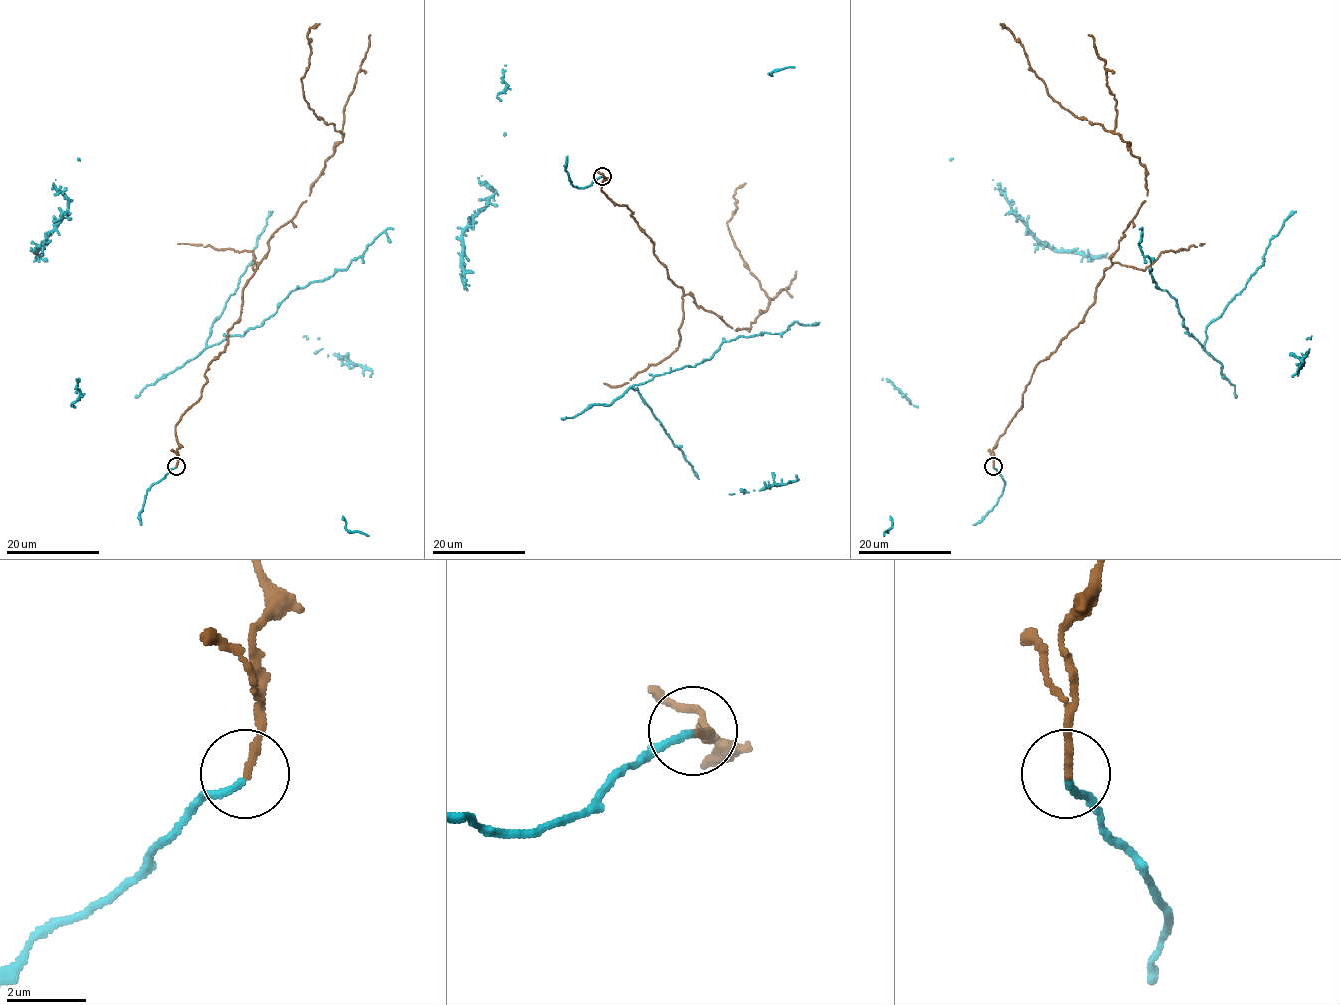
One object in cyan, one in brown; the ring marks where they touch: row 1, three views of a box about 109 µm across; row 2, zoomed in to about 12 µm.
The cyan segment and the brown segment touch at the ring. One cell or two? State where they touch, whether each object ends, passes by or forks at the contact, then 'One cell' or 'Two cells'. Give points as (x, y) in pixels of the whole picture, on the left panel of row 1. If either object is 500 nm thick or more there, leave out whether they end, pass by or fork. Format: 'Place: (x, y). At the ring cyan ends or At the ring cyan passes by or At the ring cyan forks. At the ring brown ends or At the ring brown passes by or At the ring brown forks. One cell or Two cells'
Place: (176, 466). At the ring cyan ends. At the ring brown ends. One cell

